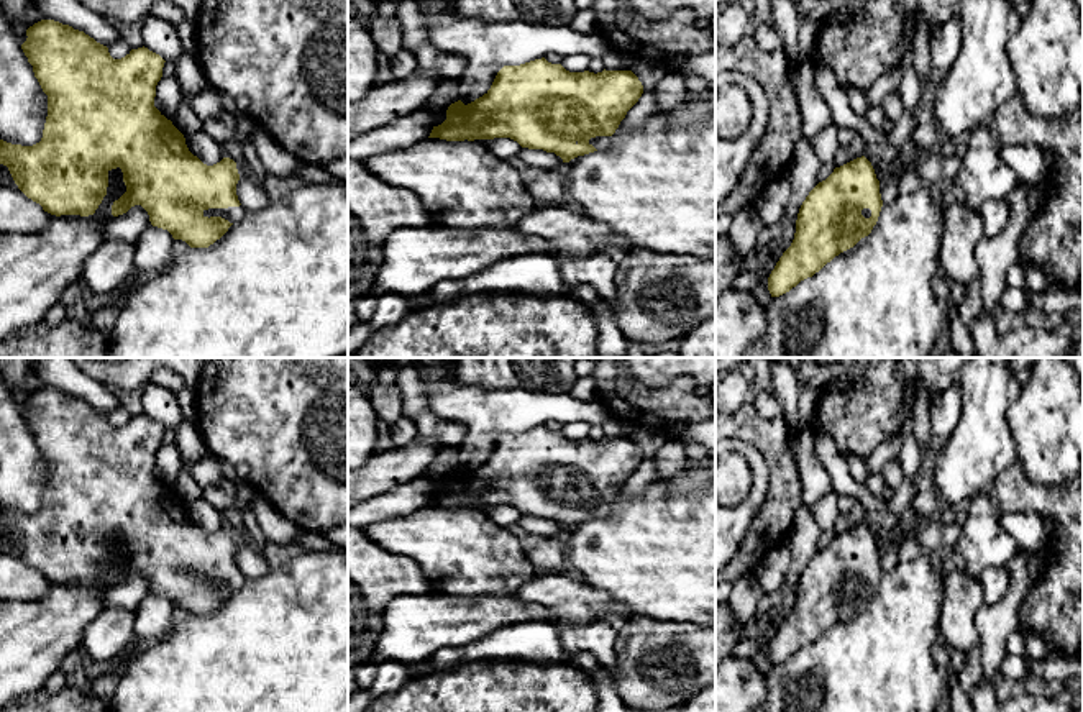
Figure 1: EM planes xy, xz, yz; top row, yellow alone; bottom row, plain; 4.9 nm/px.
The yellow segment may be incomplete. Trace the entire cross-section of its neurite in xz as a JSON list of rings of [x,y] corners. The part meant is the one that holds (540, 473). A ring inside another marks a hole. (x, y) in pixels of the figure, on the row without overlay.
[[[542,425],[520,433],[504,433],[482,464],[468,472],[461,468],[451,471],[446,477],[446,487],[433,494],[428,505],[446,509],[510,505],[522,515],[555,520],[563,530],[569,530],[578,523],[609,515],[610,504],[642,461],[643,453],[632,438],[569,440],[561,431],[551,431]]]

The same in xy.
[[[54,387],[34,390],[26,404],[21,417],[48,463],[48,484],[43,505],[33,513],[0,507],[0,532],[28,566],[56,584],[94,582],[107,563],[108,540],[120,535],[126,559],[113,569],[112,582],[141,573],[153,594],[167,597],[190,615],[208,615],[244,584],[236,563],[236,530],[223,525],[213,533],[203,532],[154,474],[166,430],[159,422],[143,413],[113,427],[107,413]]]

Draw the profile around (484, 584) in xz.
[[[425,505],[363,532],[382,550],[414,559],[445,596],[515,596],[535,577],[517,536],[479,509]]]

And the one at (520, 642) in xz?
[[[553,622],[514,623],[464,645],[438,650],[430,663],[435,671],[450,671],[468,661],[519,660],[555,664],[564,661],[558,628]]]

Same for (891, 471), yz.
[[[898,458],[888,461],[883,466],[881,474],[888,487],[898,489],[904,482],[904,472]]]

